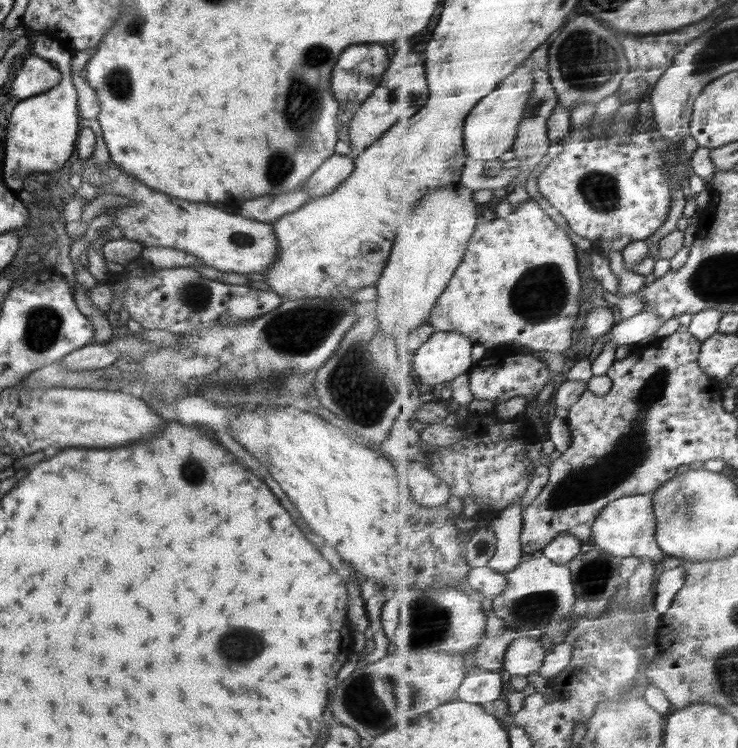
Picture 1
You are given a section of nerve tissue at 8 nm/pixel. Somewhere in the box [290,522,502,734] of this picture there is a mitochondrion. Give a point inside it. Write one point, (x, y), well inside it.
(358, 698)

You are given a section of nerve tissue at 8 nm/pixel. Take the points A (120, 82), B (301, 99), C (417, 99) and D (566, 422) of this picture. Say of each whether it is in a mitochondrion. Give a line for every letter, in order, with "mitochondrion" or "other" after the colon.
A: mitochondrion
B: mitochondrion
C: mitochondrion
D: other

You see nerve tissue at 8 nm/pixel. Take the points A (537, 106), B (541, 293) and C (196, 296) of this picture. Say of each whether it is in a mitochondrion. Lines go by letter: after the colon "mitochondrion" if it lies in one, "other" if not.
A: mitochondrion
B: mitochondrion
C: mitochondrion

